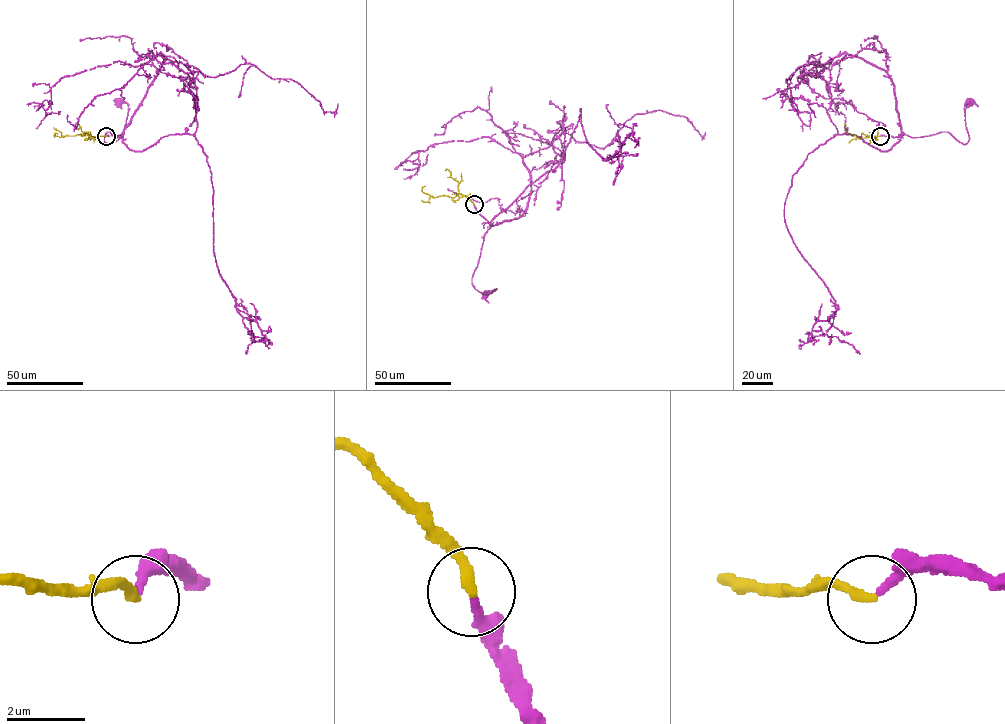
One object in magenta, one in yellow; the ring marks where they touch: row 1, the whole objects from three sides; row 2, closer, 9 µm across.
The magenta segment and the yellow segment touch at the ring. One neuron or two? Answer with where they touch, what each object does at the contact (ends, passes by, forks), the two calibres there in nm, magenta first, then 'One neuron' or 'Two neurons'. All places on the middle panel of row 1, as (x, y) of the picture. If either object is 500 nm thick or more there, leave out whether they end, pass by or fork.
Place: (474, 204). At the ring magenta ends. At the ring yellow ends. Thickness 220 nm (magenta) against 260 nm. One neuron

